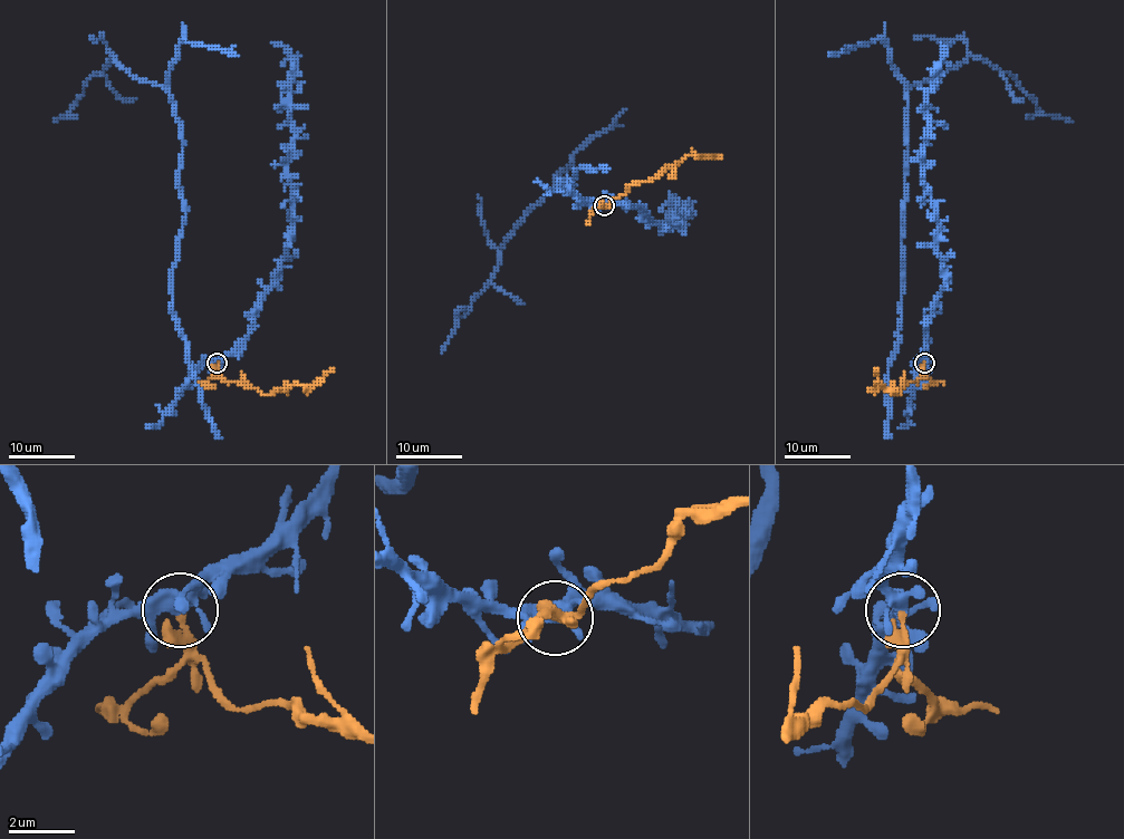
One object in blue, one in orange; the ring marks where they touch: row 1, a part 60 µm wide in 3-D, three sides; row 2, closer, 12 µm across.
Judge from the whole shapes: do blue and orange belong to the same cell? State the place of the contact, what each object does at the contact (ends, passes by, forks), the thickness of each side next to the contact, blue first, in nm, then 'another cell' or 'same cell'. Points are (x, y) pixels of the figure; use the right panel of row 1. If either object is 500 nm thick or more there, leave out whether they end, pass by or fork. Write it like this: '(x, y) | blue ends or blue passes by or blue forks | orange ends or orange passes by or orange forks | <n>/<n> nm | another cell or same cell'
(924, 363) | blue forks | orange ends | 380/300 nm | another cell

